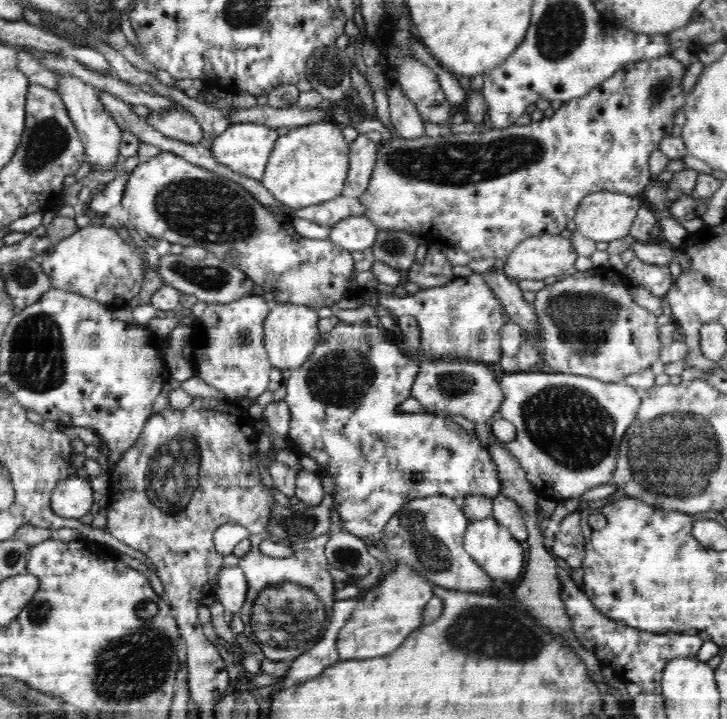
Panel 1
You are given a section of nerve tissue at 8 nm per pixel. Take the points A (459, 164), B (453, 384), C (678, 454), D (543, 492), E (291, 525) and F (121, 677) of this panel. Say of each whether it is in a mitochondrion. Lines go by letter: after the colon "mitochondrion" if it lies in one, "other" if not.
A: mitochondrion
B: mitochondrion
C: mitochondrion
D: other
E: mitochondrion
F: mitochondrion

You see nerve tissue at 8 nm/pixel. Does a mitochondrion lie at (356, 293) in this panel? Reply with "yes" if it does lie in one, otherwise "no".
no

